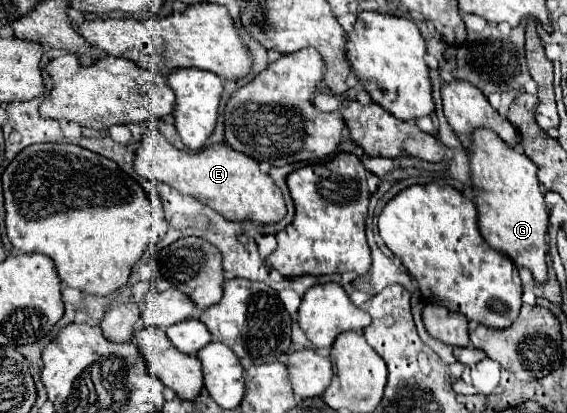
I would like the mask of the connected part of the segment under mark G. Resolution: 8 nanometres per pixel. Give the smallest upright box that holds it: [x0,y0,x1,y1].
[470,130,548,284]

